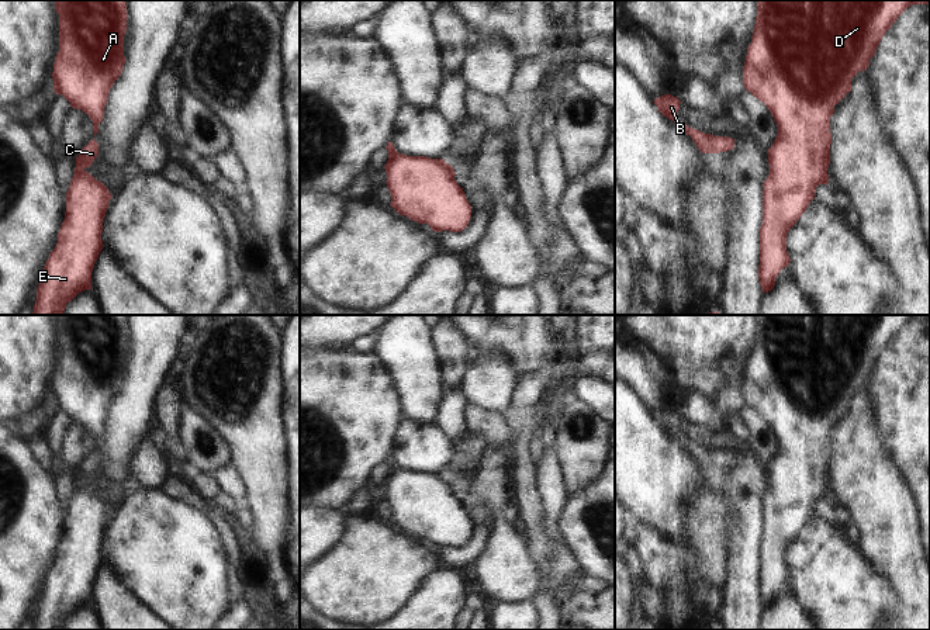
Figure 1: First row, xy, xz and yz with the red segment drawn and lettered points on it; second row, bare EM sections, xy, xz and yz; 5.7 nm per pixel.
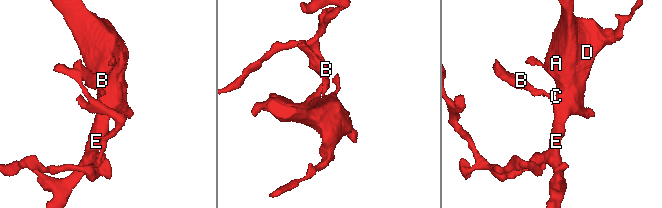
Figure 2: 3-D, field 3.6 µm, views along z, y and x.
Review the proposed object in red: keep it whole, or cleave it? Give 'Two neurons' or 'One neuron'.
One neuron

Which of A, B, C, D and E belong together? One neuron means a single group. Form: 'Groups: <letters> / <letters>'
Groups: A B C D E

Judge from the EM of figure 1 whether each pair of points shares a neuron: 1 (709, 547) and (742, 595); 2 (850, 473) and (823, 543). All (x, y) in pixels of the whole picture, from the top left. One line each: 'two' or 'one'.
1: two
2: two

